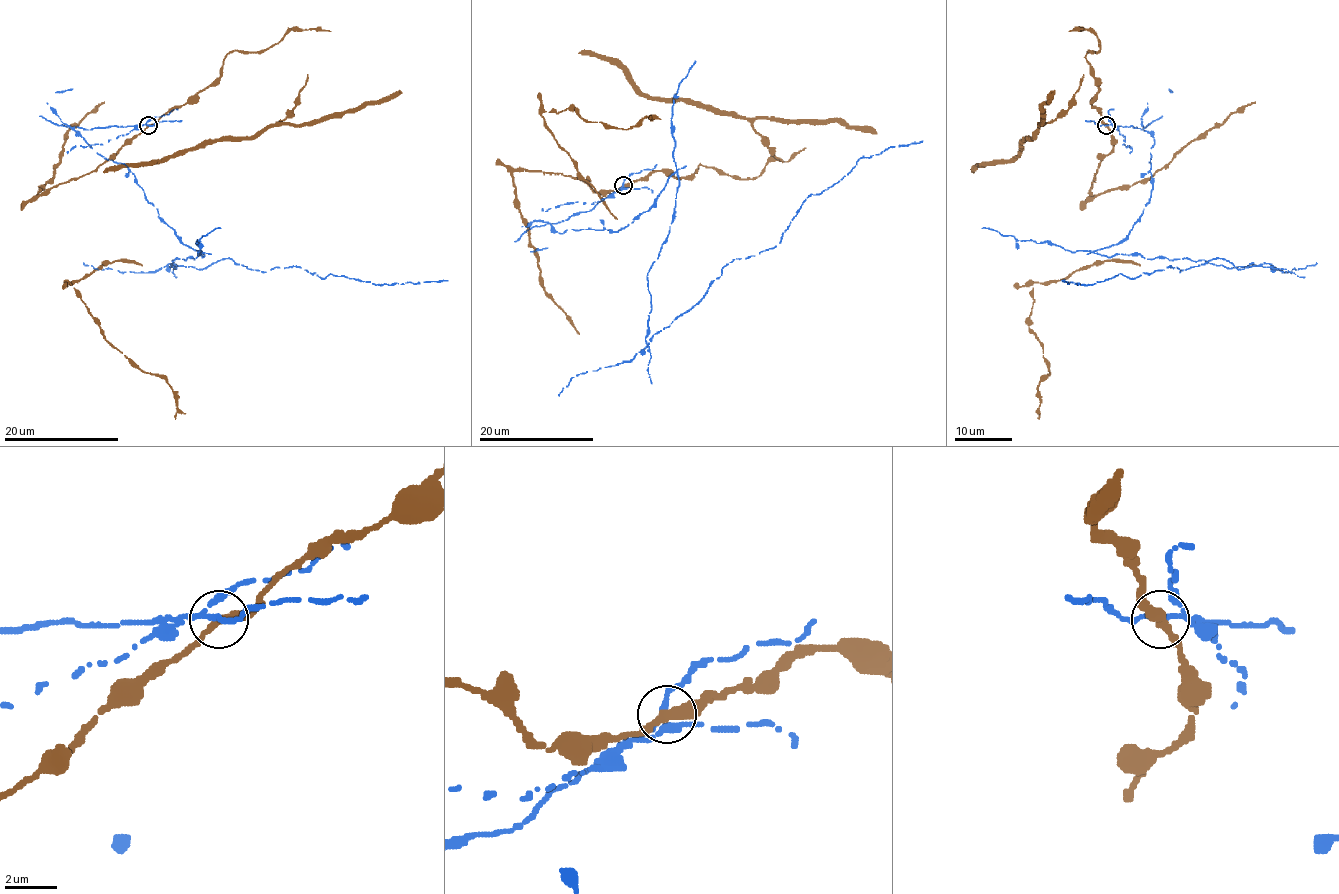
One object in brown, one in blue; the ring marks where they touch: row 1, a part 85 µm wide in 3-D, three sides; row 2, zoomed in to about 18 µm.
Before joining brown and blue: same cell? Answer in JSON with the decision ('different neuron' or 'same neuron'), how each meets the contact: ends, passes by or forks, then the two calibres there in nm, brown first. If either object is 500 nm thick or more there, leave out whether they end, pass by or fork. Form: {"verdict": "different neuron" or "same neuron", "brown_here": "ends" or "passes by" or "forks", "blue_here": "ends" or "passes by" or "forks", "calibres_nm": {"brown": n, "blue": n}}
{"verdict": "different neuron", "brown_here": "passes by", "blue_here": "passes by", "calibres_nm": {"brown": 340, "blue": 220}}

